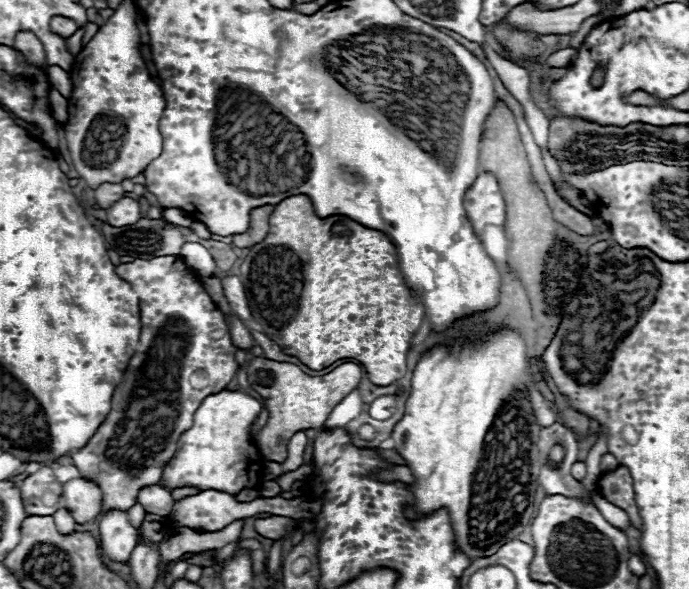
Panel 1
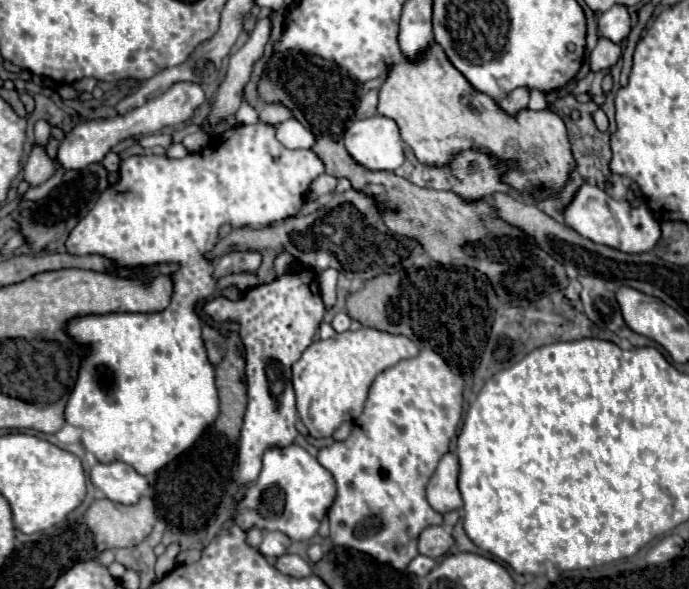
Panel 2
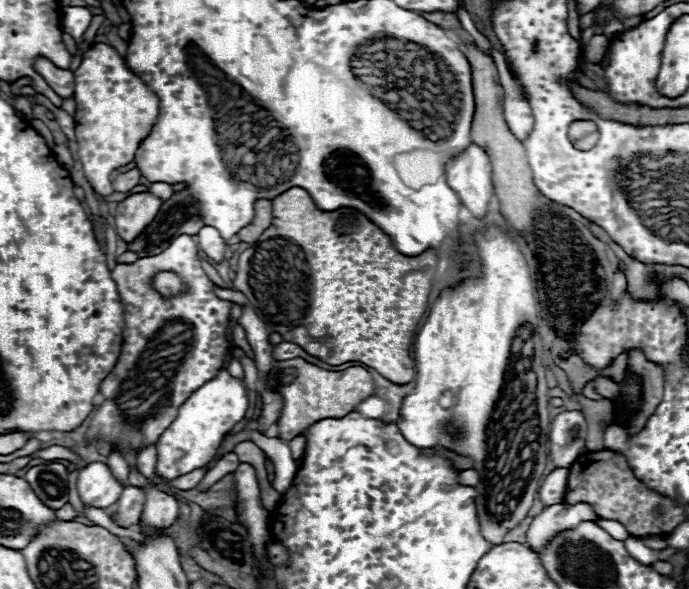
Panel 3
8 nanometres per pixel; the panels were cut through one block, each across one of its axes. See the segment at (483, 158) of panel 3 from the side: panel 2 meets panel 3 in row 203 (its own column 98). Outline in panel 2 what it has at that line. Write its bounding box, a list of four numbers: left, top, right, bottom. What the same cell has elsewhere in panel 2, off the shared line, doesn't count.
[90,462,148,504]

